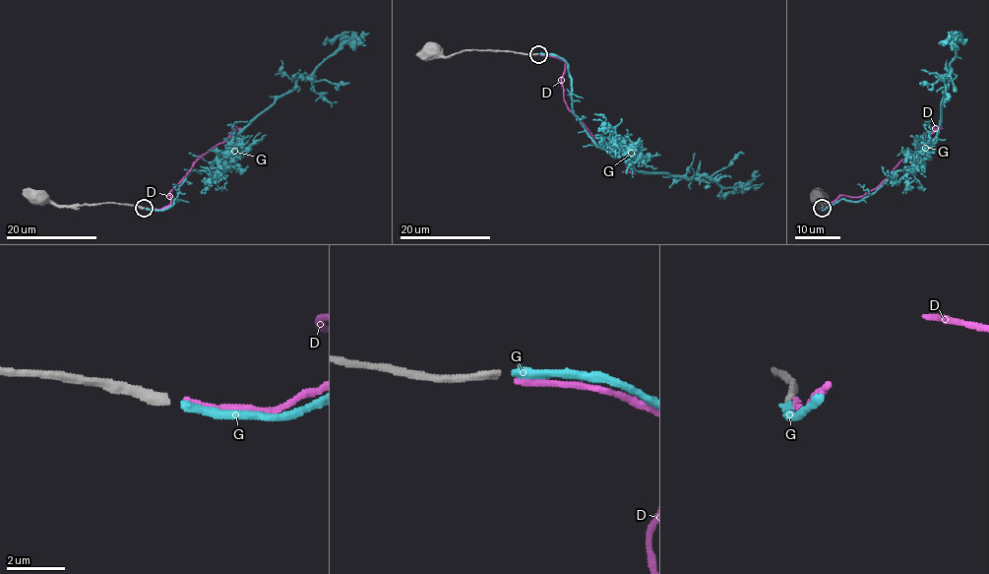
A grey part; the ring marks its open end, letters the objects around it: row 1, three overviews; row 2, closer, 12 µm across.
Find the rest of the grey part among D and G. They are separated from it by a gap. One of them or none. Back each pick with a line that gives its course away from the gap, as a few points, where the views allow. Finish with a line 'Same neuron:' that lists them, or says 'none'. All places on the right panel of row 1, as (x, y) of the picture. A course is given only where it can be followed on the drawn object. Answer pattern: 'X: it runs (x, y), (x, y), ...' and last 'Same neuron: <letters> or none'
G: it runs (823, 208), (841, 199), (859, 202), (899, 171), (916, 167), (939, 130), (956, 56), (951, 38), (939, 42)
Same neuron: G

